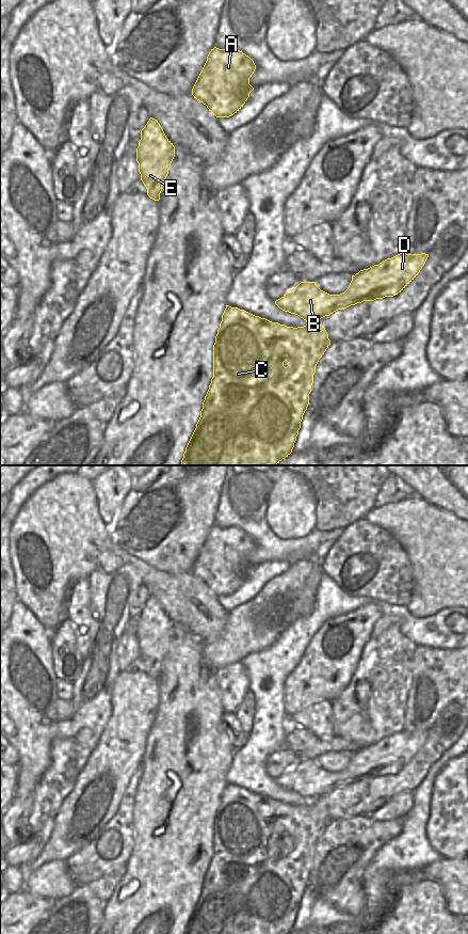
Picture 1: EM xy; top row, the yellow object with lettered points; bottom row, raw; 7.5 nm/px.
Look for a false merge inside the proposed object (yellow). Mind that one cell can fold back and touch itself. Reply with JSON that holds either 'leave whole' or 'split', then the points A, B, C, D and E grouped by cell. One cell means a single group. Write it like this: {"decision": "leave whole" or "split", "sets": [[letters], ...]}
{"decision": "split", "sets": [["A", "C", "E"], ["B", "D"]]}

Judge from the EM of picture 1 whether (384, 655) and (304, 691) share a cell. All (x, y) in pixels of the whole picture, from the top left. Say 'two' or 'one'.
two

